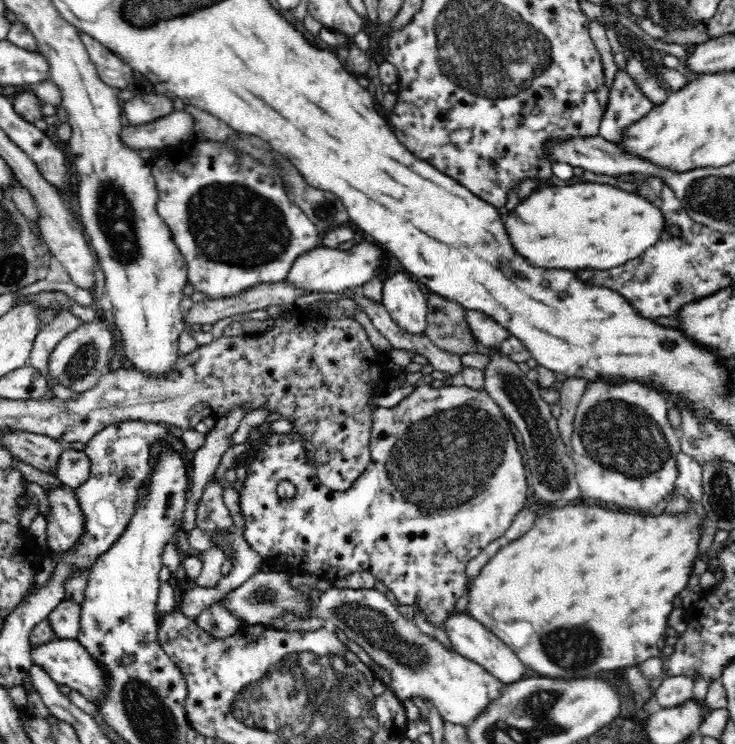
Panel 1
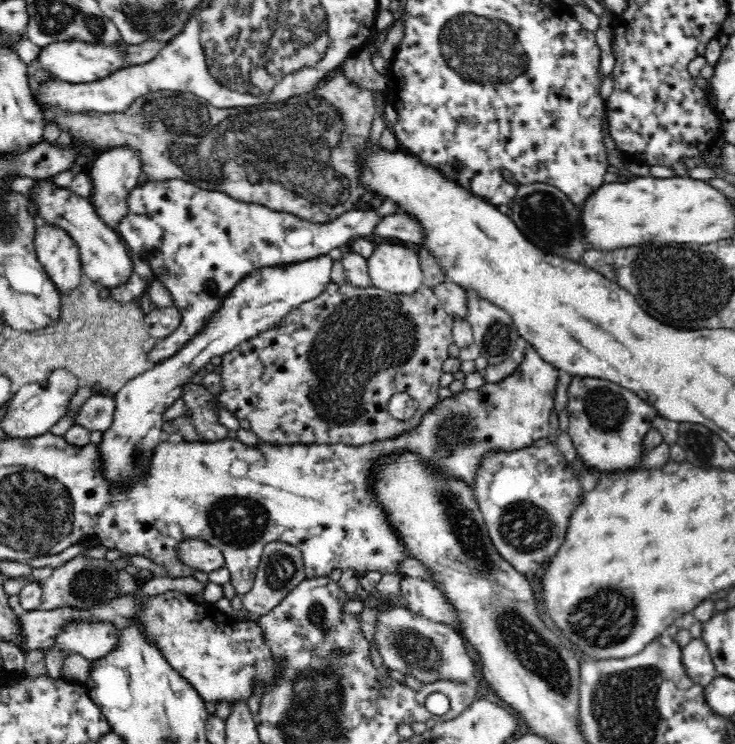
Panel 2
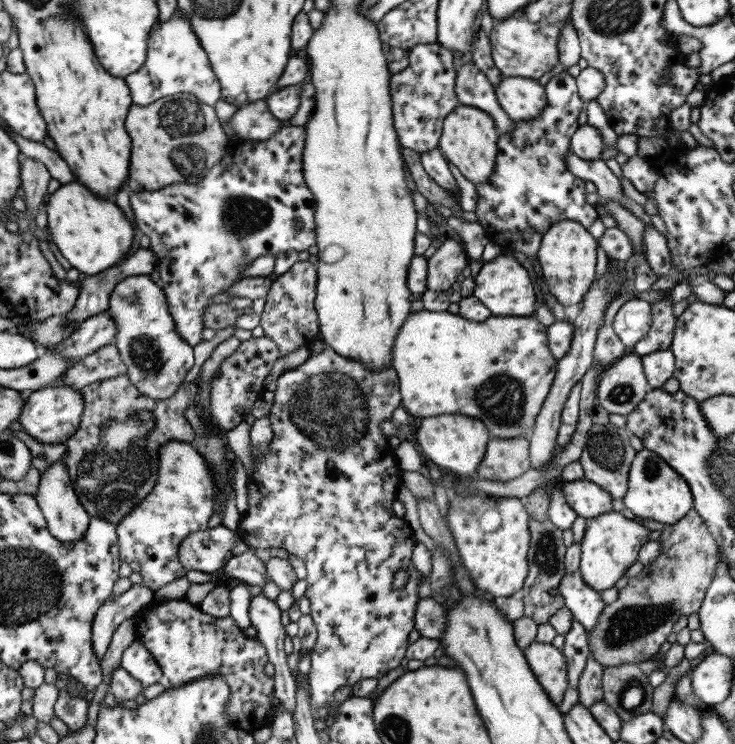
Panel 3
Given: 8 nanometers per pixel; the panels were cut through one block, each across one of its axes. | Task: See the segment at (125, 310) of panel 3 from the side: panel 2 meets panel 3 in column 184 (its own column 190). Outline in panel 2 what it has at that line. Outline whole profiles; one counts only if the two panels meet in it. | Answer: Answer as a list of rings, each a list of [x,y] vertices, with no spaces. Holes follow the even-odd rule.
[[[325,254],[302,262],[254,270],[224,298],[218,314],[192,342],[152,370],[136,376],[112,395],[112,424],[102,432],[102,441],[98,444],[101,453],[100,475],[108,480],[112,489],[125,493],[128,487],[147,475],[154,450],[158,444],[169,439],[163,432],[164,414],[176,398],[183,396],[183,385],[189,382],[188,378],[202,373],[212,357],[226,355],[238,344],[279,324],[300,304],[320,296],[332,283],[330,272],[333,262],[332,257]]]

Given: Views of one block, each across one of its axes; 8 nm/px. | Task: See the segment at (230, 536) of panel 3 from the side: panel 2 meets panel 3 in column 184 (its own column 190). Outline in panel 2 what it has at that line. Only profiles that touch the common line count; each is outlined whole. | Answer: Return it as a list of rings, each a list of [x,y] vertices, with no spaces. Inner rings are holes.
[[[201,538],[182,540],[176,546],[176,551],[180,555],[180,561],[196,571],[210,572],[225,566],[223,552]]]

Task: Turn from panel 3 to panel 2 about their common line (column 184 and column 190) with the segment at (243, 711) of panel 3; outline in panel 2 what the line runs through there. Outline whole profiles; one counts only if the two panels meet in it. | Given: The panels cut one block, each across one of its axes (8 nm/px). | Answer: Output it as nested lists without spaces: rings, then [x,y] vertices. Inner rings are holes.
[[[169,591],[146,597],[143,607],[135,615],[141,624],[145,622],[149,641],[159,648],[170,666],[194,686],[206,703],[219,704],[226,701],[231,707],[238,701],[247,703],[257,689],[263,696],[263,690],[275,685],[279,681],[279,674],[285,669],[285,660],[277,660],[271,654],[258,622],[225,616],[214,608],[213,603],[194,602],[182,592]]]

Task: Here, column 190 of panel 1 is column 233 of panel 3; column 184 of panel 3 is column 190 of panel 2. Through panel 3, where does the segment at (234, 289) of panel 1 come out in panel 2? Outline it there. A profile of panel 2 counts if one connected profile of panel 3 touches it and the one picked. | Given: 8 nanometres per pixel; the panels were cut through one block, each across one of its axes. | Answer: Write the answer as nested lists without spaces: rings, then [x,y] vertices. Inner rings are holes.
[[[174,178],[148,179],[139,183],[134,190],[128,192],[126,205],[128,212],[120,218],[115,230],[131,254],[136,253],[148,261],[153,278],[162,282],[173,296],[174,307],[182,314],[180,326],[167,338],[157,341],[154,350],[148,354],[147,359],[155,365],[158,365],[162,358],[169,359],[175,356],[188,342],[192,342],[204,330],[206,324],[210,324],[212,318],[218,314],[224,298],[254,270],[310,260],[328,254],[333,248],[346,249],[353,239],[369,238],[374,226],[380,222],[376,211],[365,207],[353,208],[326,223],[314,223],[289,212],[272,210],[254,202],[246,203],[224,192],[207,191],[192,183]],[[206,280],[216,282],[214,292],[204,290],[202,286]]]

